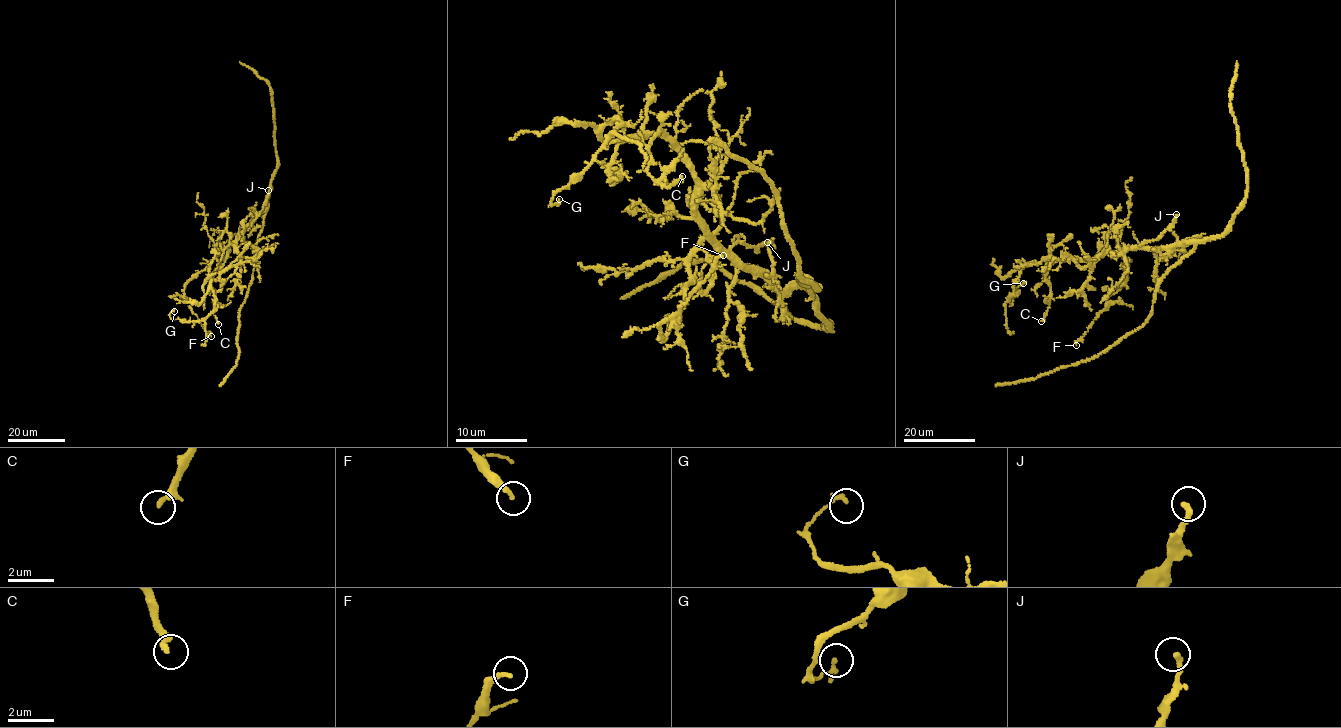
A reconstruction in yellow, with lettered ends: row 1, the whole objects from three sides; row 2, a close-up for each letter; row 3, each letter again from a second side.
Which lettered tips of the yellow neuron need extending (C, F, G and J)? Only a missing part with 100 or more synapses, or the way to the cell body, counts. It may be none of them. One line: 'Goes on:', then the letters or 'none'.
Goes on: none

